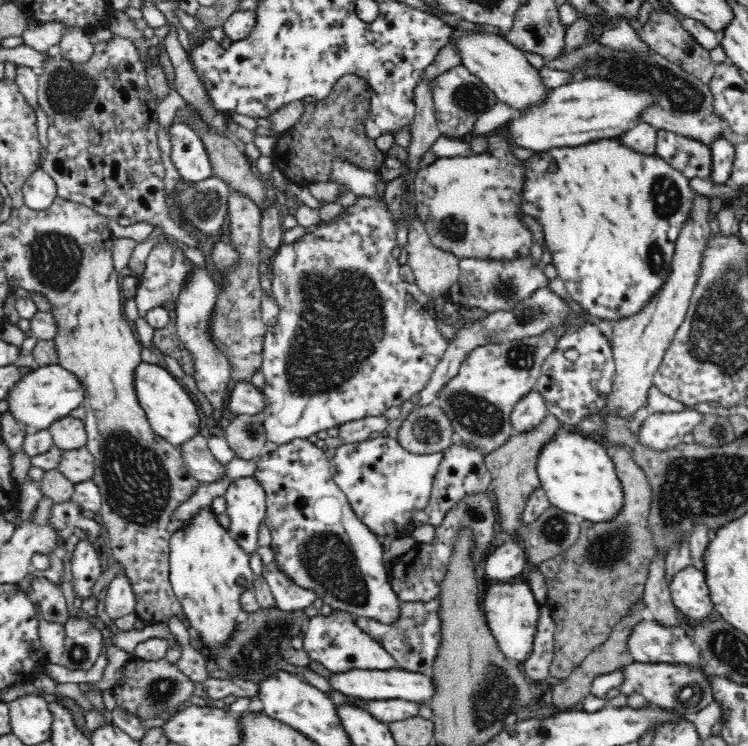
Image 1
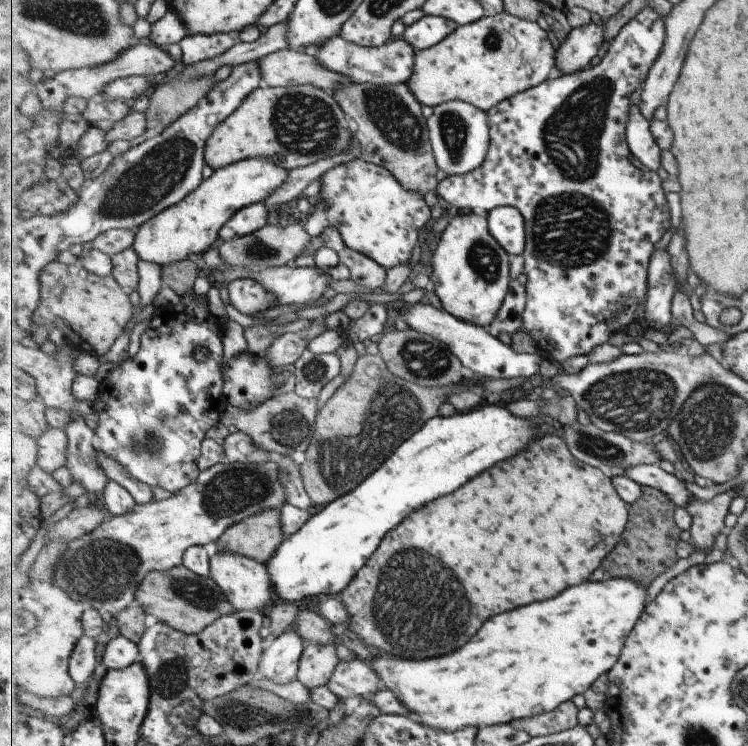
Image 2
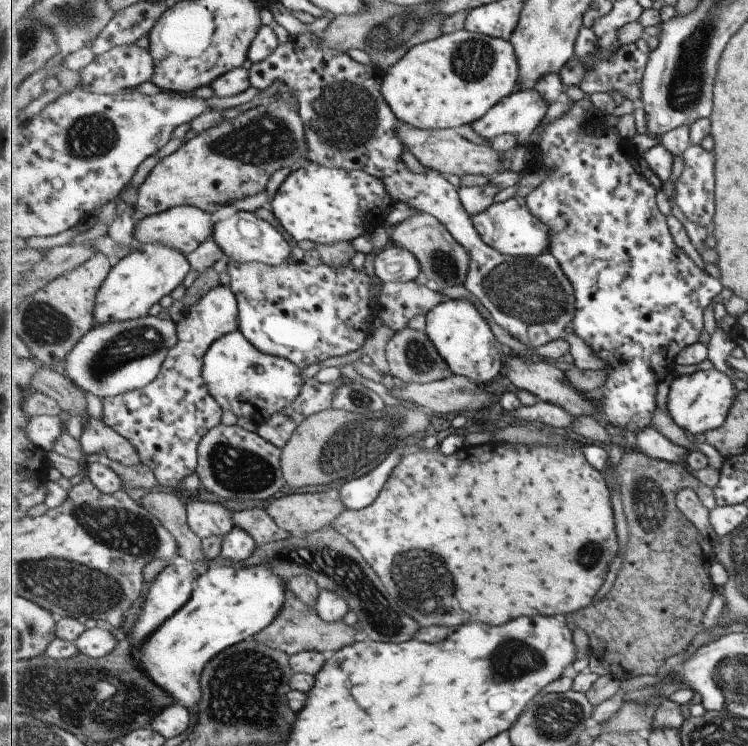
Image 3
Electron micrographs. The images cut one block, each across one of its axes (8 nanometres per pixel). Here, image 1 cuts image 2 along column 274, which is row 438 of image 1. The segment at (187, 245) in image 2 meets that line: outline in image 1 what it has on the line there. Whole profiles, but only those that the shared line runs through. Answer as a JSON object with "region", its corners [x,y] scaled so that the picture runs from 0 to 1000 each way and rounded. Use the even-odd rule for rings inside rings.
{"region":[[[190,484],[180,499],[180,519],[189,547],[203,576],[214,588],[234,599],[243,599],[267,580],[267,555],[262,539],[254,534],[245,513],[225,495]]]}

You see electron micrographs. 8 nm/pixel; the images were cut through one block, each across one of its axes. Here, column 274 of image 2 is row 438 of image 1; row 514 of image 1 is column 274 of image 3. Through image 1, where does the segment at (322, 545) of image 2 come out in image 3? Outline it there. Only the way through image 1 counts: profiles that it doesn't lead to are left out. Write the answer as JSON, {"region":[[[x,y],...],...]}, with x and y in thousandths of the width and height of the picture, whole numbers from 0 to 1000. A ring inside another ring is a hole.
{"region":[[[358,755],[342,760],[285,759],[269,768],[261,780],[261,791],[255,804],[239,816],[215,842],[210,843],[198,859],[191,862],[191,871],[180,874],[179,885],[189,885],[190,898],[197,902],[205,914],[218,921],[237,942],[242,942],[254,957],[262,961],[258,976],[263,973],[267,941],[270,940],[269,910],[274,893],[291,877],[310,869],[311,865],[341,853],[369,831],[374,818],[384,810],[385,779],[376,776]]]}

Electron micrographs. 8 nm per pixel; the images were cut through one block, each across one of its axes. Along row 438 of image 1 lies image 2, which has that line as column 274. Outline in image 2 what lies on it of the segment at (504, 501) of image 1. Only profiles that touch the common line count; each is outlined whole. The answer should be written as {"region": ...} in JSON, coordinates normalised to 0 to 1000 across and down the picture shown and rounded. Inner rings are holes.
{"region":[[[360,682],[306,706],[290,725],[291,737],[326,743],[357,755],[382,720],[376,682]]]}

